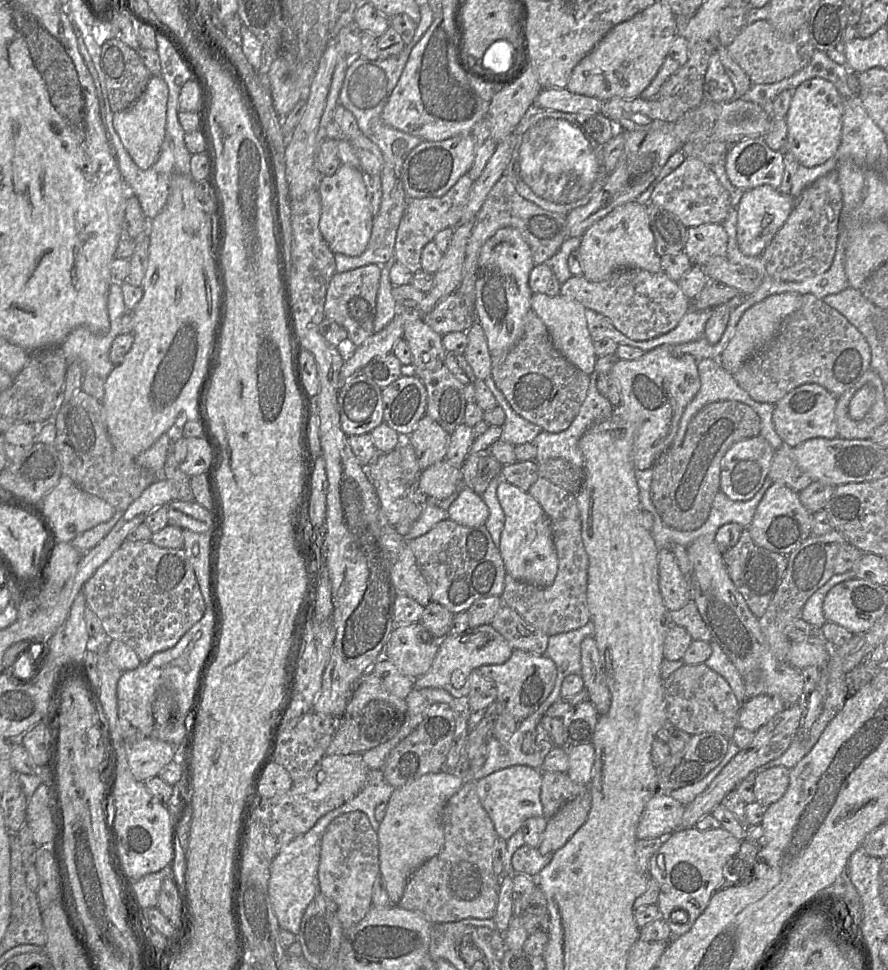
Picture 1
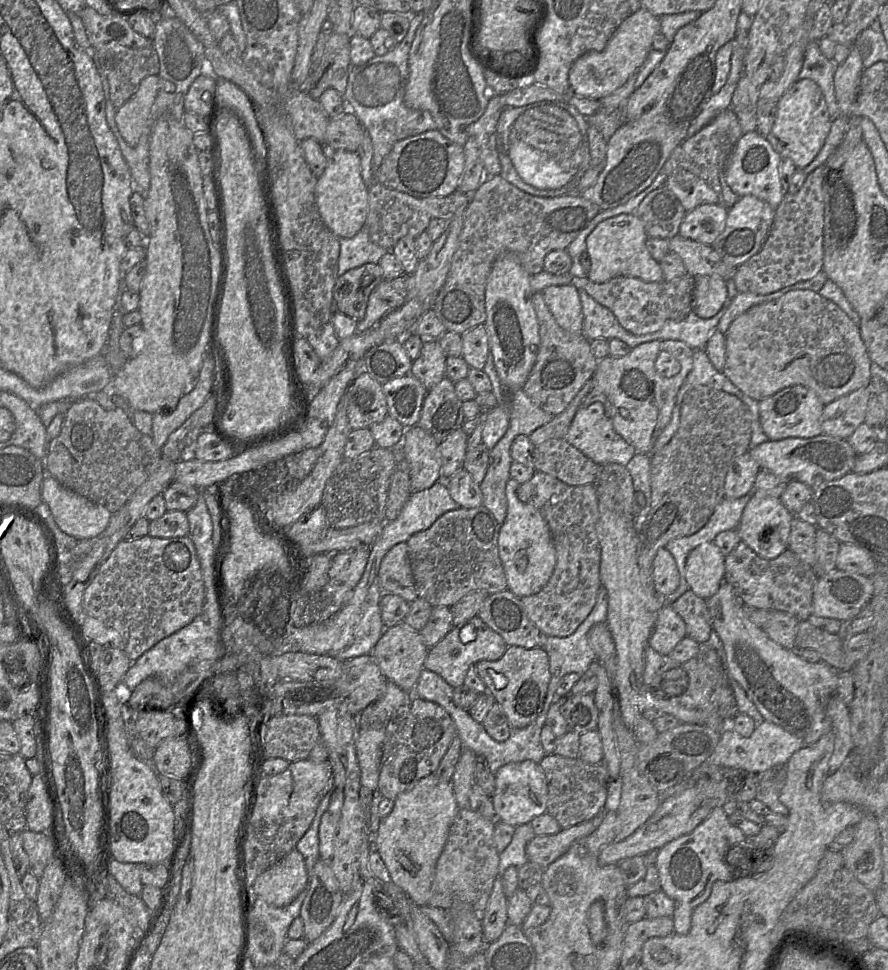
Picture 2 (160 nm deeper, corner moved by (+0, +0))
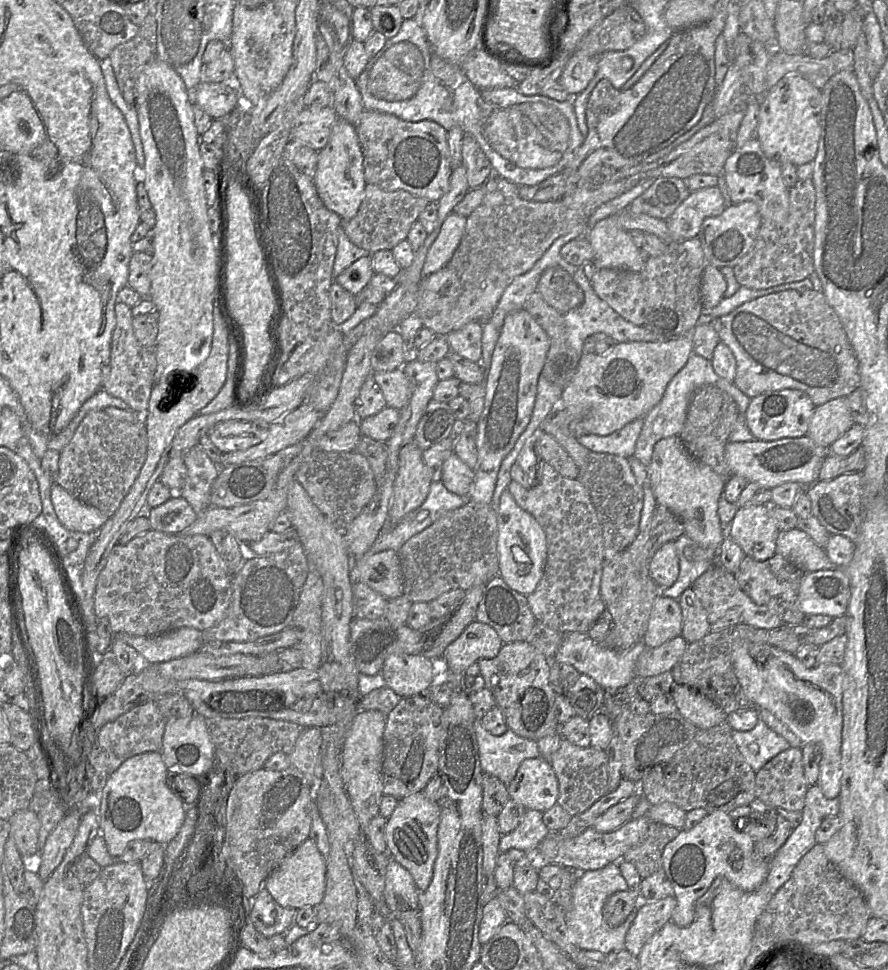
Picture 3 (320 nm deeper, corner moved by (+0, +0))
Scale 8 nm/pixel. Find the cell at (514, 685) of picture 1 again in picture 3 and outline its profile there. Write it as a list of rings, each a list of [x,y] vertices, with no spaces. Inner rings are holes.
[[[526,641],[504,643],[493,659],[477,661],[485,688],[491,691],[502,710],[507,727],[515,734],[532,740],[558,731],[554,701],[556,693],[549,682],[550,660]]]

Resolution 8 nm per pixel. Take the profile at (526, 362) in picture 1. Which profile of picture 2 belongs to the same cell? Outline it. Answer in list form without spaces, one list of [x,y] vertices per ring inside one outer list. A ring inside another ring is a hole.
[[[542,292],[533,294],[532,303],[538,320],[540,343],[535,364],[522,390],[537,407],[556,416],[566,409],[586,381],[592,379],[598,360],[591,352],[588,339],[558,325]]]

